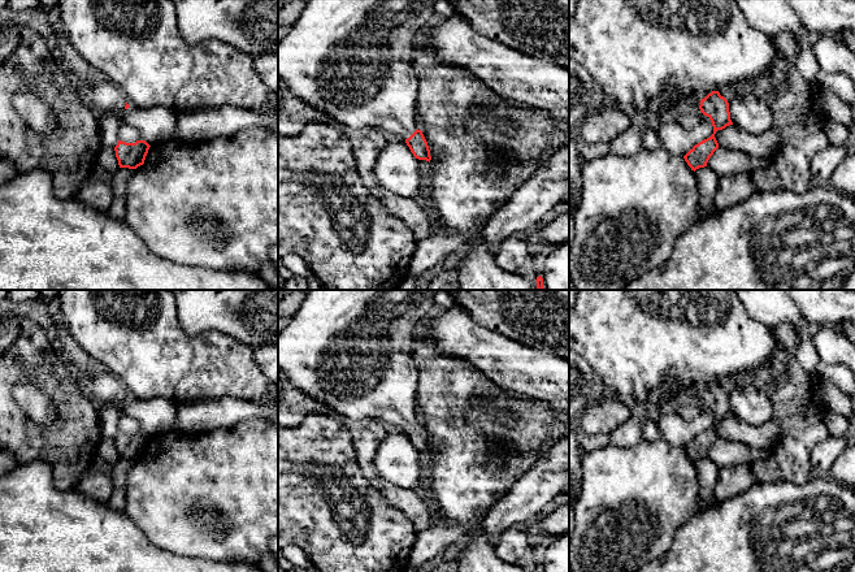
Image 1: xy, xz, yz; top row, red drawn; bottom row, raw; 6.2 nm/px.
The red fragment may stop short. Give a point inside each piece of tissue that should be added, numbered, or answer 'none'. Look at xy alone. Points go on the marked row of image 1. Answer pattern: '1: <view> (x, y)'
1: xy (102, 96)

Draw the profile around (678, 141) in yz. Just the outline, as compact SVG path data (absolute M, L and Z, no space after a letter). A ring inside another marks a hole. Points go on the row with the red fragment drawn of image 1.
M676 116L665 117L654 124L654 126L663 147L672 155L681 156L685 156L695 144L713 134L712 122L707 116L694 129L681 127Z

